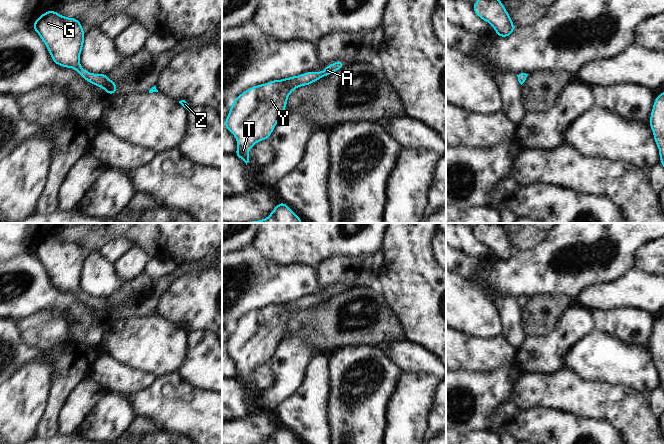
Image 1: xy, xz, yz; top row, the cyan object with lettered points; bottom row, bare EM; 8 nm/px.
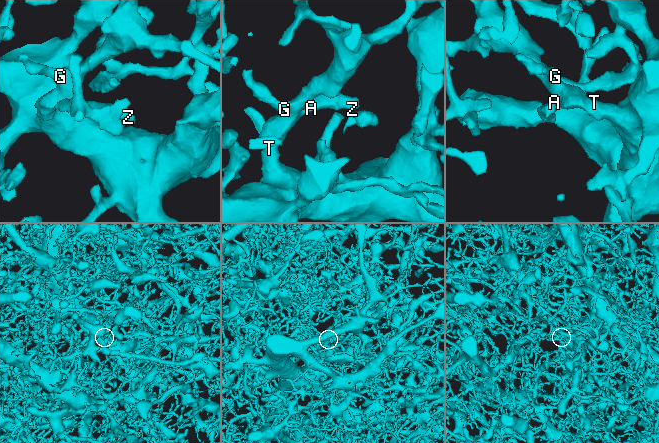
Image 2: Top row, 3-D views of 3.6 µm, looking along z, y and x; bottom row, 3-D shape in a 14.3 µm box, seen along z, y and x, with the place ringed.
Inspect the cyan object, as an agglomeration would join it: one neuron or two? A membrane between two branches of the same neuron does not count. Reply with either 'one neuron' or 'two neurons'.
one neuron

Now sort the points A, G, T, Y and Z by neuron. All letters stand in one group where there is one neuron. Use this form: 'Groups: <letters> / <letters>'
Groups: A G T Y Z

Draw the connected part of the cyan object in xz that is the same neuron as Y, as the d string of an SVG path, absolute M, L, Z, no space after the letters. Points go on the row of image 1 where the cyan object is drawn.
M338 60L327 65L322 72L311 71L299 76L272 80L242 92L231 102L230 113L224 125L237 140L238 147L234 154L247 165L248 150L257 142L268 140L284 113L292 91L329 76L332 72L344 68L344 65L344 62Z

